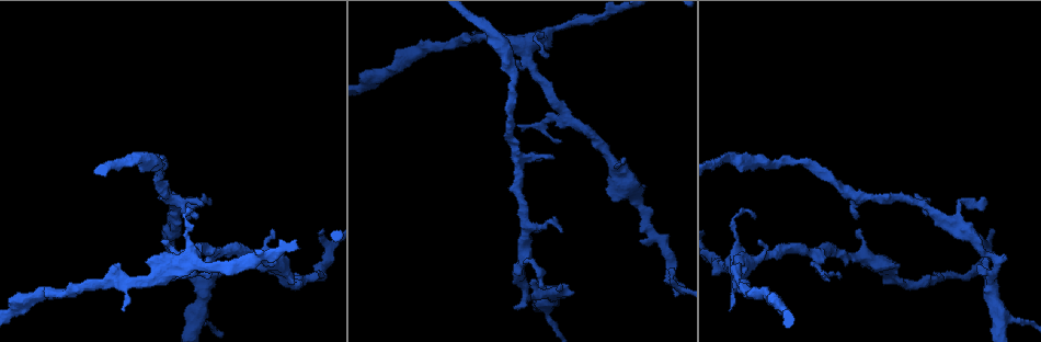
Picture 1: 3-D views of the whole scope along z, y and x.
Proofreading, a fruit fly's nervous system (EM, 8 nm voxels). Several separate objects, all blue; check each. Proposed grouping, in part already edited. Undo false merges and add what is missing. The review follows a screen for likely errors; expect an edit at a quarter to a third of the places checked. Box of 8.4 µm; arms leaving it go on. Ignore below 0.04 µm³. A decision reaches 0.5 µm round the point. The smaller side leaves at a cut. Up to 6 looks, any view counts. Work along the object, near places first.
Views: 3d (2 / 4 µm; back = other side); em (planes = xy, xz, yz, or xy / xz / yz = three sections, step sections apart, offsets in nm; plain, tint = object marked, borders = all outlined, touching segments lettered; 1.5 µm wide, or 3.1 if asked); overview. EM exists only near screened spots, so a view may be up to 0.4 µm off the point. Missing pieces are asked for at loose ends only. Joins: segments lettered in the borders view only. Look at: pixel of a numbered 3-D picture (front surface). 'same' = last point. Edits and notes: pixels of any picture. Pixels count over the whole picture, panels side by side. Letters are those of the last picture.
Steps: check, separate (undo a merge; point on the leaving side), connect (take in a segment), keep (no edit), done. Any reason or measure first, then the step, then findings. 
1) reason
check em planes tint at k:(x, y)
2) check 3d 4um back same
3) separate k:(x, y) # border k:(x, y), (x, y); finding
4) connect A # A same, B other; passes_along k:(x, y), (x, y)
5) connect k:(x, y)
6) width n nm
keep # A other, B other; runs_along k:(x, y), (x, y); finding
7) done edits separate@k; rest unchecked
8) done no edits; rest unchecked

free end
check em yz step 4 borders at 1:(671, 268)

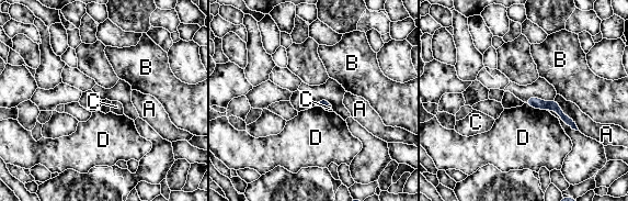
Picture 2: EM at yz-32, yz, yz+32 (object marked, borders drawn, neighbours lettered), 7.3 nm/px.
longest_contact A 300 nm
keep # A other, B other, C other, D other; none of them fits

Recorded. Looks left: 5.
an open end
check 3d 4um at 1:(557, 285)

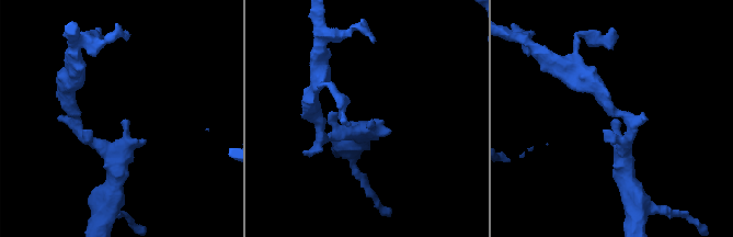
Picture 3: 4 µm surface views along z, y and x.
now the EM
check em planes plain at 3:(615, 118)

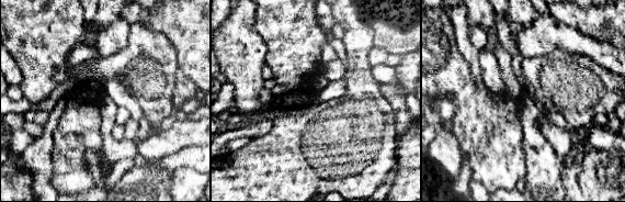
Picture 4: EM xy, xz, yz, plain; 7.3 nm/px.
what lies round it
check em planes borders same

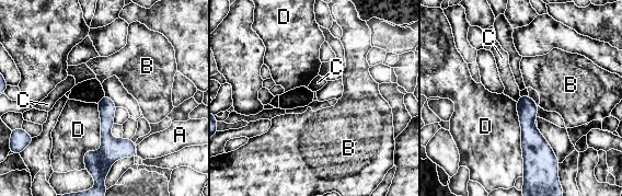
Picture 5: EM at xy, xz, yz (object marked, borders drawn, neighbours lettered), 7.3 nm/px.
keep # A other, B other, C other, D other; border 5:(520, 96), (516, 101); no lettered segment goes on from it

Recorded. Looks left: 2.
branch stops here
check em yz step 4 borders at 1:(160, 241)

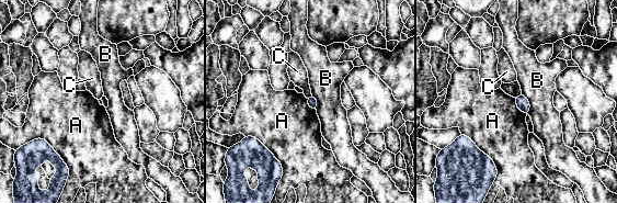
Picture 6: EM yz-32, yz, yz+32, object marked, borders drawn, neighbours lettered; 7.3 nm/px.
longest_contact A 400 nm
keep # A other, B other, C other; no lettered segment goes on from it

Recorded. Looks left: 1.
done no edits; rest unchecked

